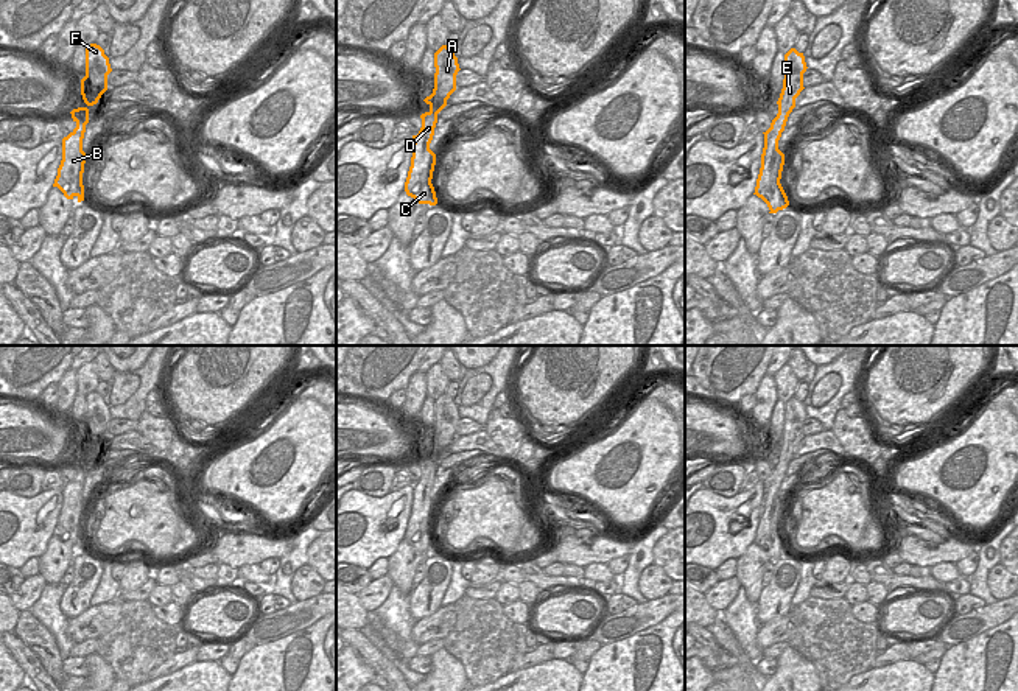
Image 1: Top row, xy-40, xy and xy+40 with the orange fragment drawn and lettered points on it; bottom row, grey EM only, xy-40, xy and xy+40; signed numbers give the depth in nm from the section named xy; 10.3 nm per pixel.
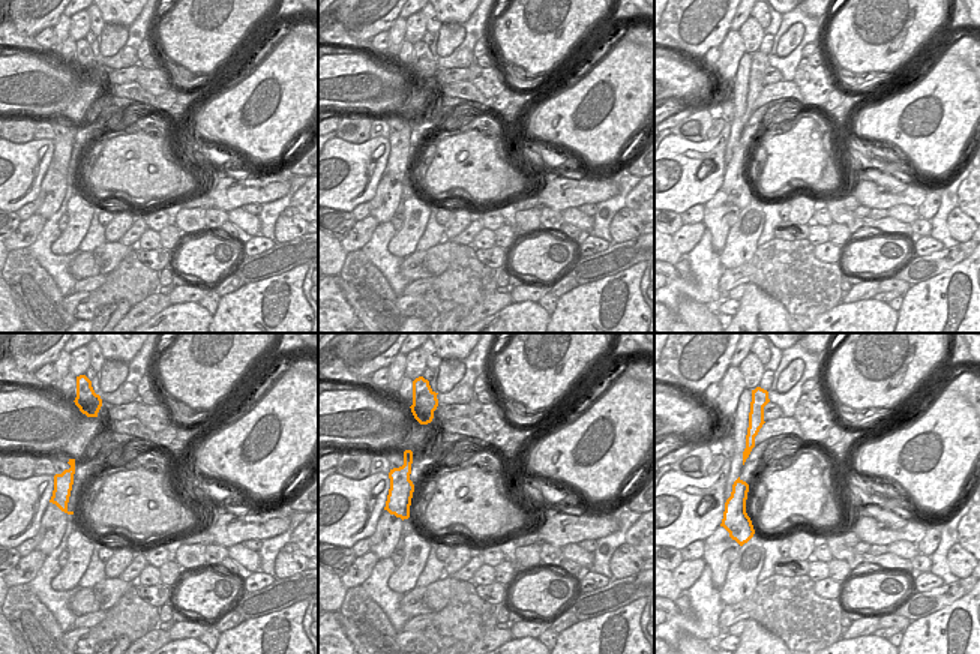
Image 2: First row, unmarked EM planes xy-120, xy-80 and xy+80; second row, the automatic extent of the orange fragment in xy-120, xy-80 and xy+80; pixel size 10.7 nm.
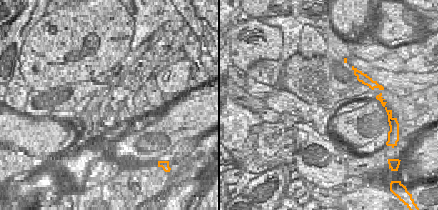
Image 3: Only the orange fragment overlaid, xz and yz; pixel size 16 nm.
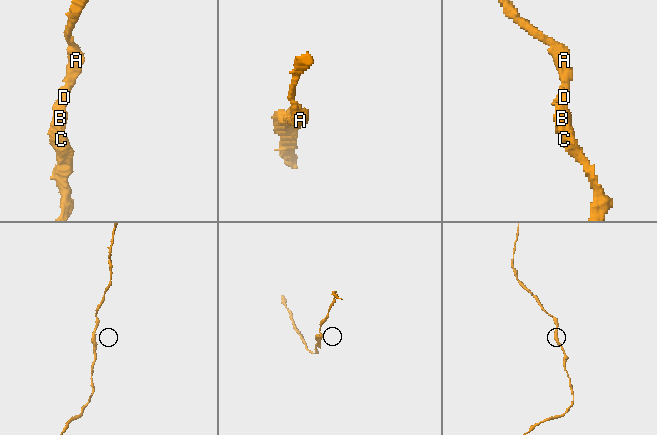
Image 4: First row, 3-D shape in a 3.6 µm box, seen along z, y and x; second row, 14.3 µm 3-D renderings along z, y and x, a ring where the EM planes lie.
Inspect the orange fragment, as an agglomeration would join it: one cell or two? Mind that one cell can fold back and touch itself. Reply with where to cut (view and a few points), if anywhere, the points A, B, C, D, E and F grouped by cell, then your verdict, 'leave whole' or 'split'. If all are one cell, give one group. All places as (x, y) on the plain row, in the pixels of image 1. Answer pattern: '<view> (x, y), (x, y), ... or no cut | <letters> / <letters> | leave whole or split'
no cut | A B C D E F | leave whole

